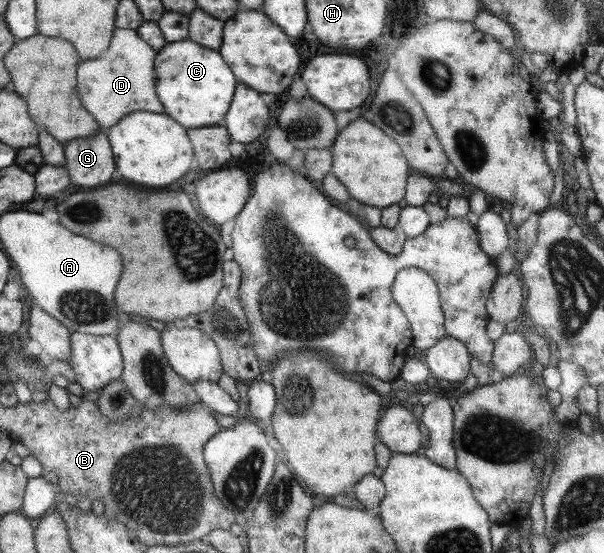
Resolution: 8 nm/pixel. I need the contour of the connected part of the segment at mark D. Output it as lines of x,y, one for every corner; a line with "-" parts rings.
118,28
110,38
108,49
101,55
78,65
77,85
82,103
86,103
86,111
90,111
102,127
116,125
131,111
162,113
162,105
154,93
154,50
140,39
135,30

